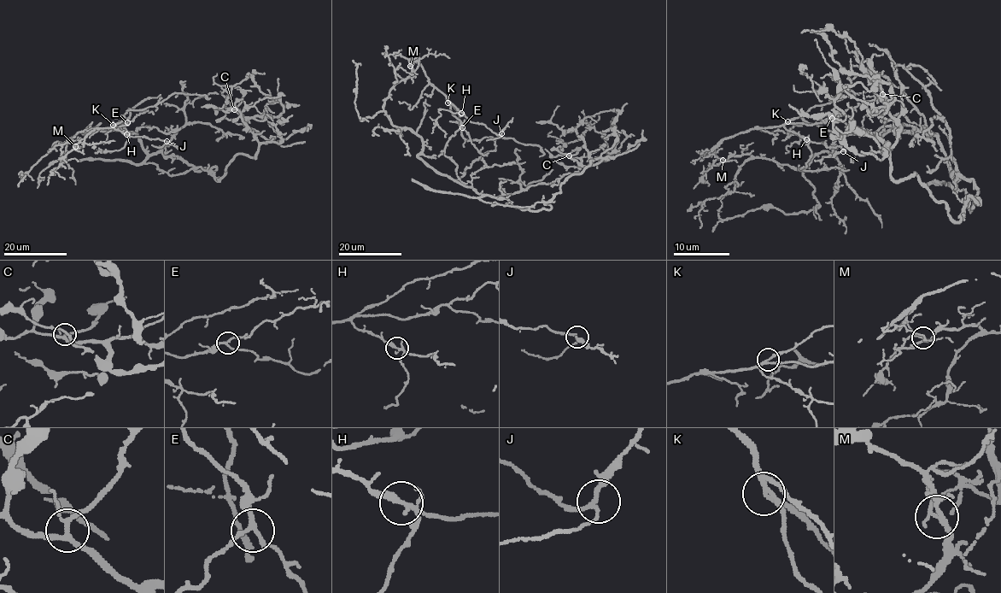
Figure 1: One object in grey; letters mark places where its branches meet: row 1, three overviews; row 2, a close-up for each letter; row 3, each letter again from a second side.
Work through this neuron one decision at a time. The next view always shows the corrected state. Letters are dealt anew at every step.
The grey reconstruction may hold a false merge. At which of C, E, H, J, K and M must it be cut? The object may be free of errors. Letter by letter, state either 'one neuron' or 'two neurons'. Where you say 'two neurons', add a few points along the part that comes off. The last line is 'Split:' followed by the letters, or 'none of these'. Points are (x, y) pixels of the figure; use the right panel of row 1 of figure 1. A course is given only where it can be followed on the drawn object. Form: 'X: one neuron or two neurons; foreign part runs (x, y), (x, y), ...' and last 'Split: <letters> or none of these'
C: one neuron
E: one neuron
H: one neuron
J: one neuron
K: one neuron
M: two neurons; foreign part runs (722, 160), (715, 149), (725, 138), (775, 127), (812, 107), (854, 96), (850, 65), (879, 74), (883, 71)
Split: M

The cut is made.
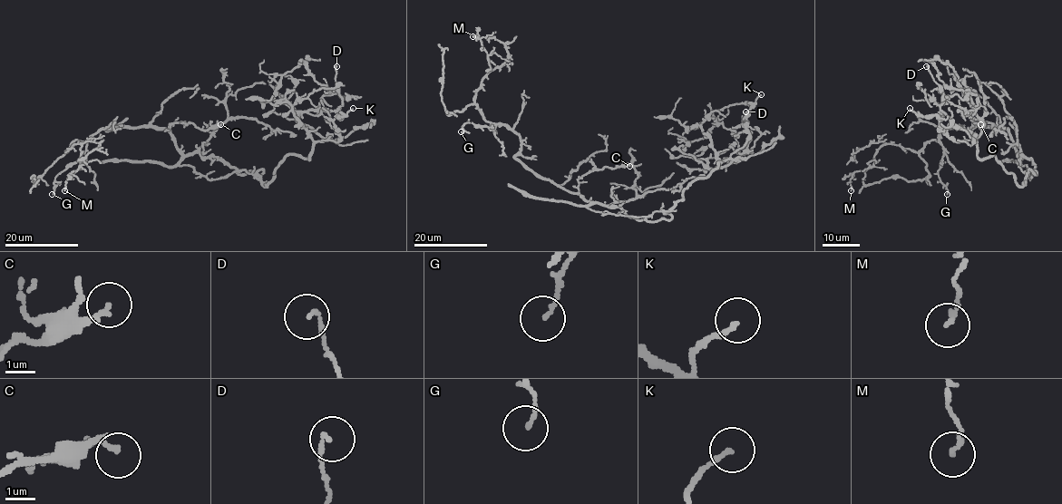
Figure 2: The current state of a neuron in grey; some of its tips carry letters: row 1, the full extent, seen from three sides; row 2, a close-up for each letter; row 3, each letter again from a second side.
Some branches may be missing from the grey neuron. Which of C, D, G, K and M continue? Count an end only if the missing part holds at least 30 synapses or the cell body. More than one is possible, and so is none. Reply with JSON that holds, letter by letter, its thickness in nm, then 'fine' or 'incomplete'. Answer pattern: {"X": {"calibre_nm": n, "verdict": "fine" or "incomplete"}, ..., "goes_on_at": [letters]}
{"C": {"calibre_nm": 190, "verdict": "fine"}, "D": {"calibre_nm": 120, "verdict": "fine"}, "G": {"calibre_nm": 120, "verdict": "fine"}, "K": {"calibre_nm": 160, "verdict": "fine"}, "M": {"calibre_nm": 150, "verdict": "fine"}, "goes_on_at": []}

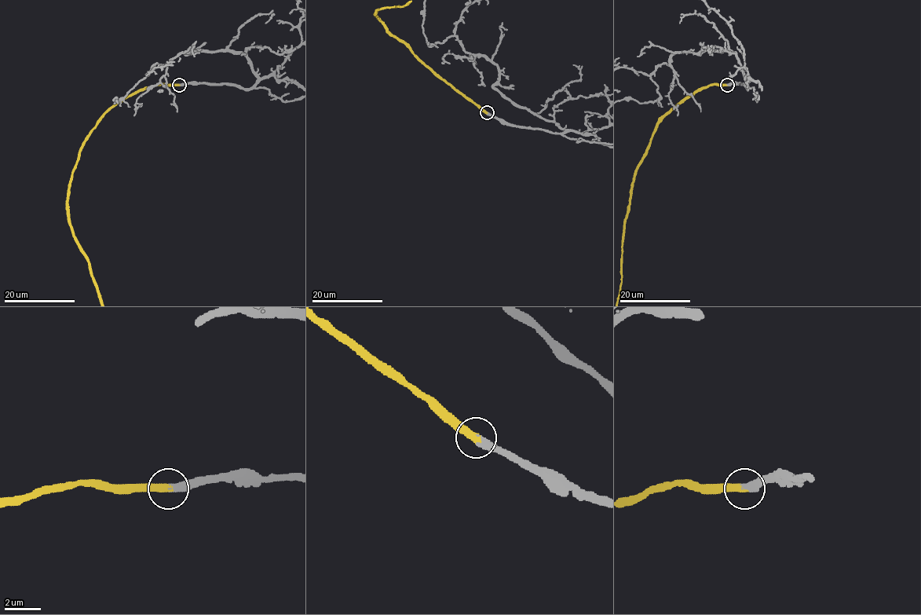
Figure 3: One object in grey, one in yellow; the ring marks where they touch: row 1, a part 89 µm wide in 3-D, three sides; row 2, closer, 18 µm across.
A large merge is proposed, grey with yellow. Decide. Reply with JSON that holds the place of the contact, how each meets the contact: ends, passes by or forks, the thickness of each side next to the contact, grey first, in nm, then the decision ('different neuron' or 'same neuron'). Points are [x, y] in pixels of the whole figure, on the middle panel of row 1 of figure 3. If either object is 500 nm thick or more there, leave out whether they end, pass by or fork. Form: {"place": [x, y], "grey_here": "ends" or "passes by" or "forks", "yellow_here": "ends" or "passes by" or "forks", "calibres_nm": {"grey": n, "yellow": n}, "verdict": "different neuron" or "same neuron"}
{"place": [487, 112], "grey_here": "ends", "yellow_here": "ends", "calibres_nm": {"grey": 280, "yellow": 400}, "verdict": "same neuron"}

